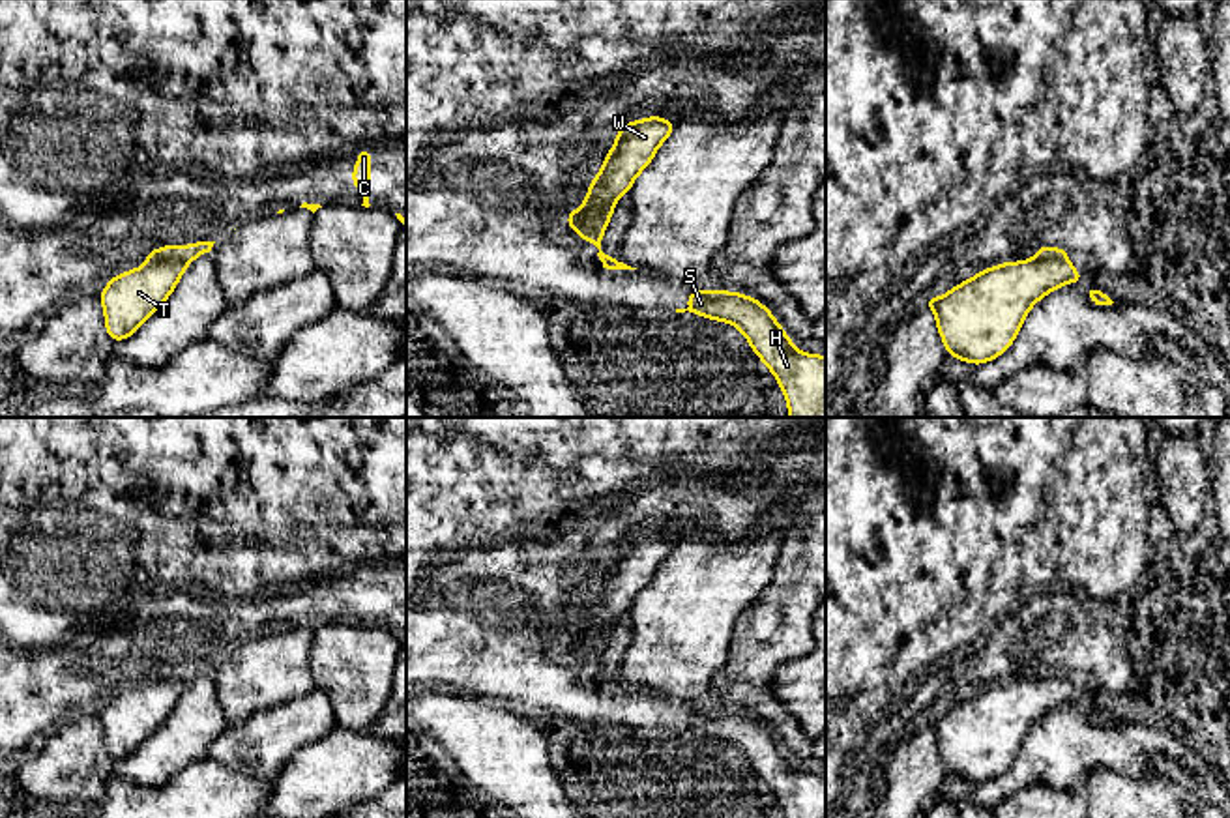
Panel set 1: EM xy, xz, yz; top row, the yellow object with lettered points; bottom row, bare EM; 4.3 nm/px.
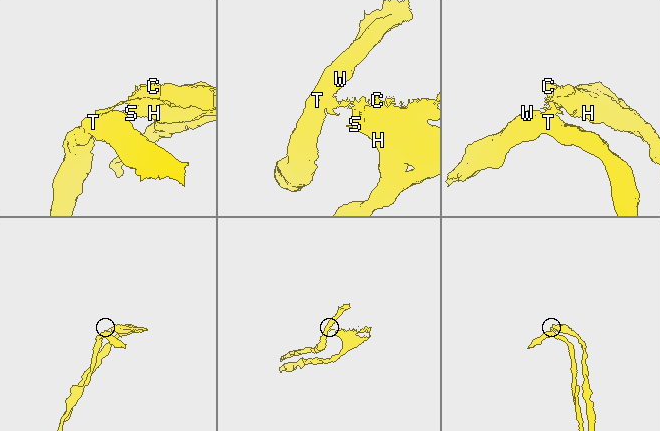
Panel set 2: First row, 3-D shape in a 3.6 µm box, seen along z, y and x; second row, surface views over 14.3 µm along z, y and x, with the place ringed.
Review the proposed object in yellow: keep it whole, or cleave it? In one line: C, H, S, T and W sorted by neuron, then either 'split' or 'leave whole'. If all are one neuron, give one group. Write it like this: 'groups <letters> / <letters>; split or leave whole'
groups C H S / T W; split

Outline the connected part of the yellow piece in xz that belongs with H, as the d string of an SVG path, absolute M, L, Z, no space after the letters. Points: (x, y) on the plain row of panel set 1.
M689 709L687 717L689 726L676 732L689 730L734 743L773 792L784 818L826 818L826 775L796 769L766 724L751 715L725 709Z

